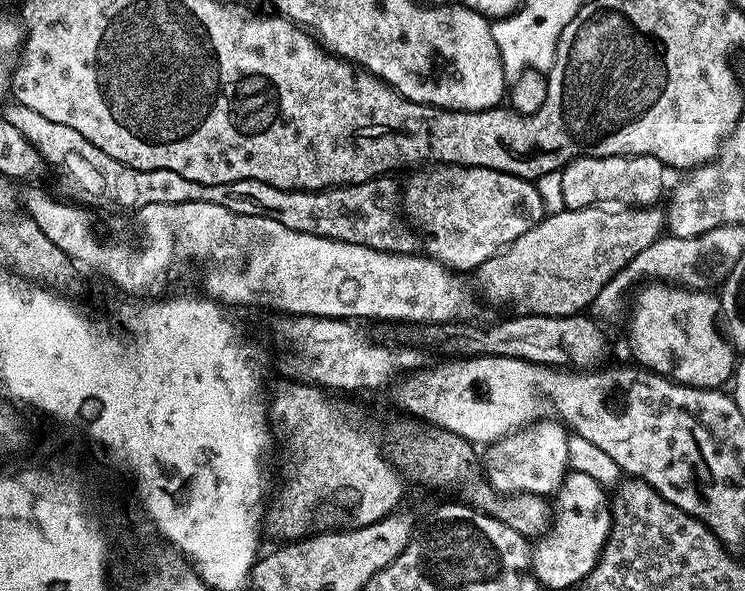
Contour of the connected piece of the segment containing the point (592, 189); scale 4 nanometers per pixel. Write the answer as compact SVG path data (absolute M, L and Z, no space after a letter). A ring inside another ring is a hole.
M579 156L559 169L562 178L562 194L559 199L565 209L591 208L601 202L635 202L640 206L652 206L664 192L666 165L653 156Z

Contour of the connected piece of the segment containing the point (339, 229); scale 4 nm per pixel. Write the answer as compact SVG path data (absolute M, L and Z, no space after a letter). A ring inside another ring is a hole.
M385 174L361 184L342 184L319 192L302 192L257 180L243 180L230 182L232 188L221 188L216 184L216 192L208 192L208 184L204 184L204 196L216 196L216 204L226 206L226 210L234 214L269 216L295 232L324 236L340 240L343 244L366 246L376 252L412 254L417 251L417 233L406 219L402 207L402 184L396 178Z

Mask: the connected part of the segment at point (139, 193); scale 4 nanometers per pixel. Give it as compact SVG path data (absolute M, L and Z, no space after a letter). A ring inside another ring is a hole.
M15 102L9 103L6 107L8 108L3 110L2 117L33 144L41 159L46 164L62 166L76 183L88 190L90 197L110 200L122 208L133 210L148 205L173 204L170 200L164 200L164 196L160 196L160 188L164 188L164 184L160 184L160 180L164 180L164 170L138 171L124 163L118 163L116 159L104 156L96 146L78 133L78 130L73 130L70 126L50 122L37 111Z

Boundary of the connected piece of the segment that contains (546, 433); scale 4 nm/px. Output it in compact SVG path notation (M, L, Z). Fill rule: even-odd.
M556 420L537 421L489 445L483 452L485 479L495 489L501 489L502 480L516 480L517 487L526 493L543 498L555 495L569 472L569 431Z

